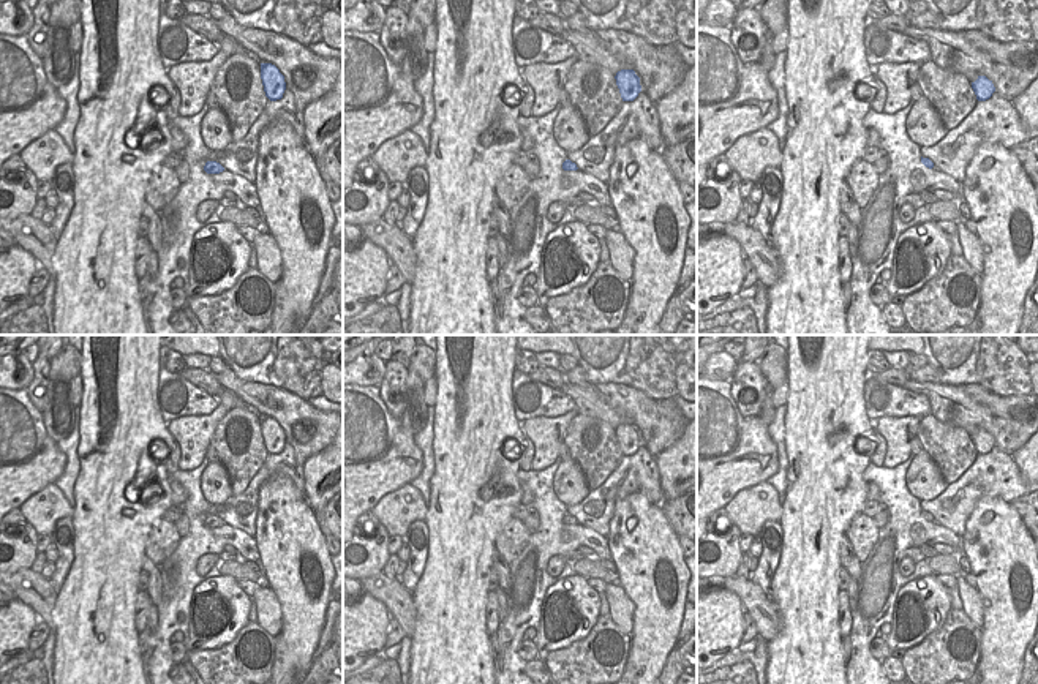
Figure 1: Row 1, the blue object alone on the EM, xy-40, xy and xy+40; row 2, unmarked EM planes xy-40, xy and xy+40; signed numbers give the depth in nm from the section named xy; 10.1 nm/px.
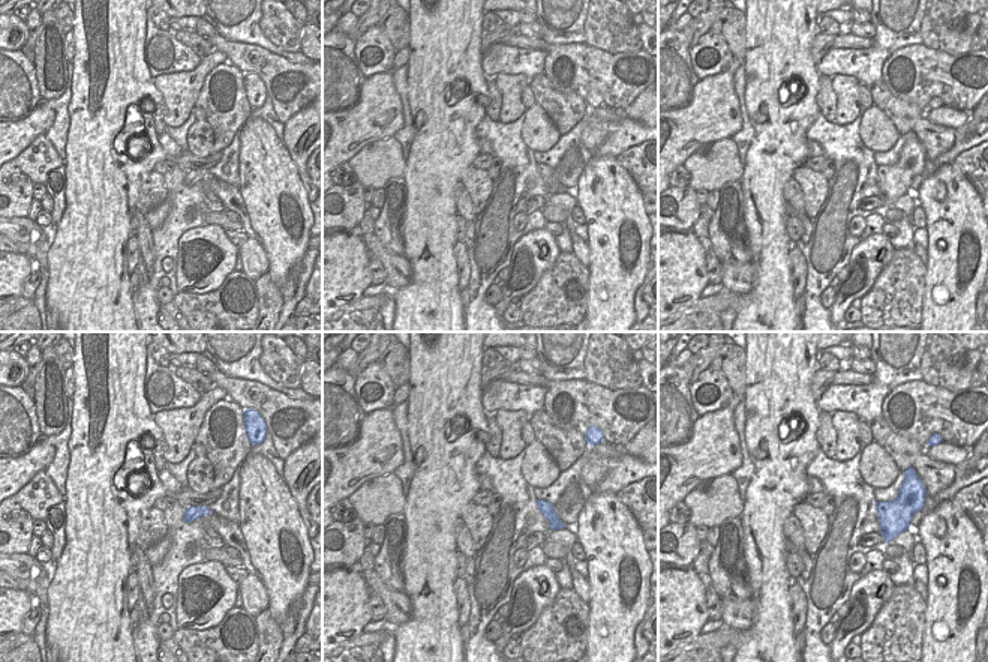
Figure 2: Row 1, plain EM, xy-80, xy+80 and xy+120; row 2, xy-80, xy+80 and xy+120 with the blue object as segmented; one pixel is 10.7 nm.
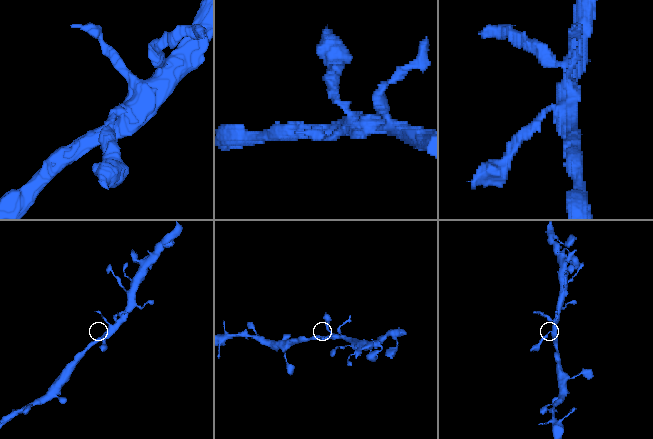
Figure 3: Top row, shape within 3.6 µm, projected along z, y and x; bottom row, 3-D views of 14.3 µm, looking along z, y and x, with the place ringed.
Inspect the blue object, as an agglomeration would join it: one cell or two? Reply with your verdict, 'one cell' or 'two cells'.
one cell

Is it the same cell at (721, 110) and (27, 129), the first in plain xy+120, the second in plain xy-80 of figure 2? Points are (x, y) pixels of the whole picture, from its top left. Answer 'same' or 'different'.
same

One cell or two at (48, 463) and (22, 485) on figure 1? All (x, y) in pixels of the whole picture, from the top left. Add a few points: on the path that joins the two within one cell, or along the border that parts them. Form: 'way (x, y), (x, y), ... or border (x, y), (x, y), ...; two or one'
way (41, 469), (29, 479); one

